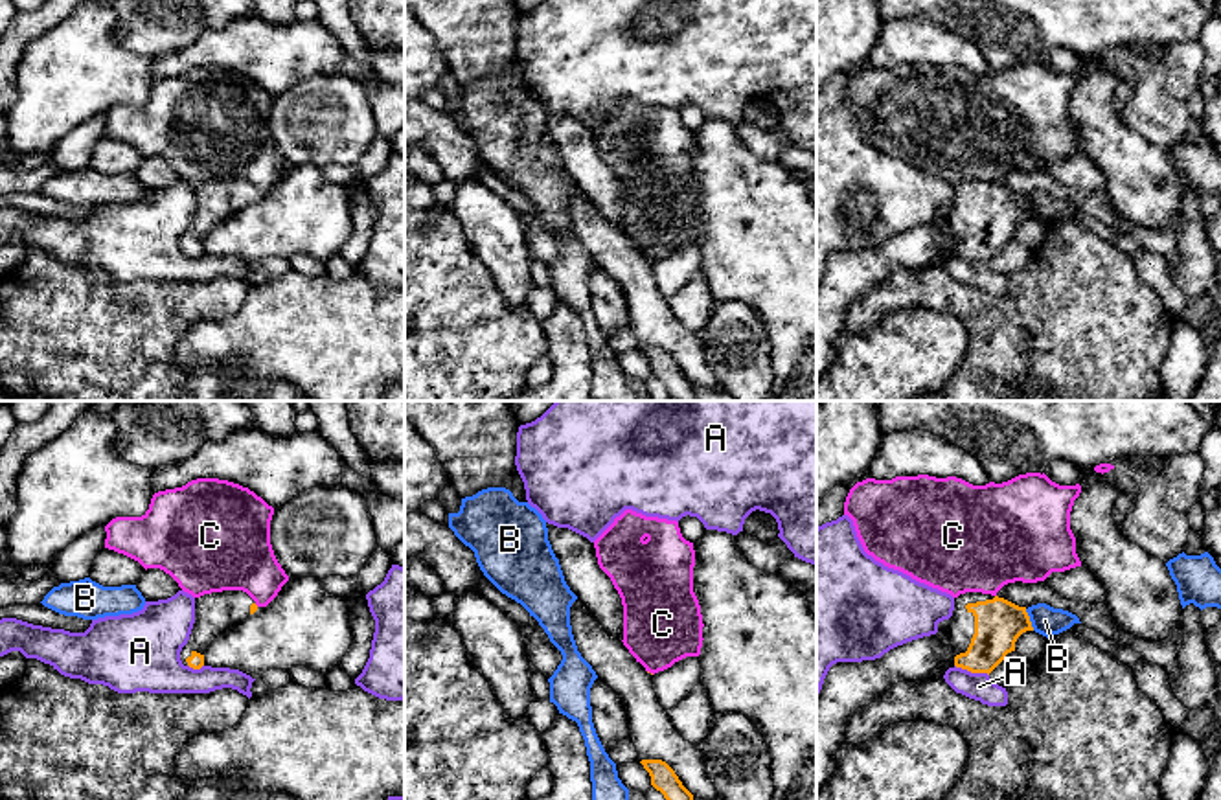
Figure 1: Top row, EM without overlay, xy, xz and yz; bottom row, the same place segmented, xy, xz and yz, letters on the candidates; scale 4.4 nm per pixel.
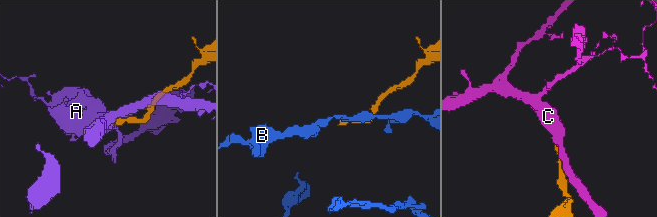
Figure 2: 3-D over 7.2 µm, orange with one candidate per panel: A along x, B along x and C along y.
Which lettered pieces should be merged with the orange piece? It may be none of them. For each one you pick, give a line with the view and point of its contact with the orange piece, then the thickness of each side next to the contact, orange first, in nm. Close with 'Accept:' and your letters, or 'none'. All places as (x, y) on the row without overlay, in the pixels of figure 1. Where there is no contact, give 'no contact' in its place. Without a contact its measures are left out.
Accept: none

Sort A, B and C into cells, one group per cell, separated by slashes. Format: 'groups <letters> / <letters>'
groups A / B / C

